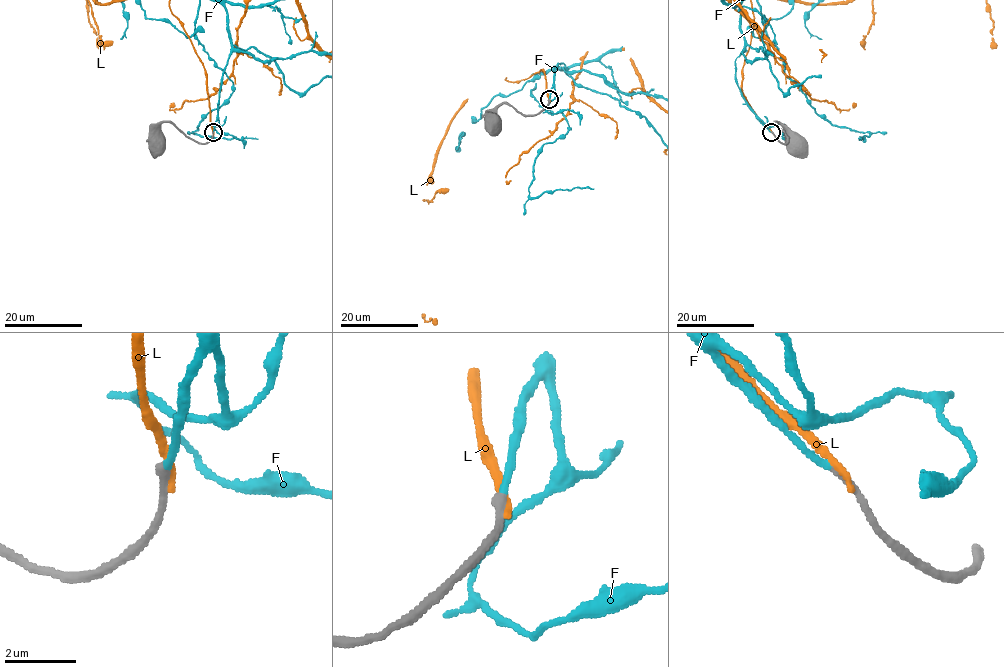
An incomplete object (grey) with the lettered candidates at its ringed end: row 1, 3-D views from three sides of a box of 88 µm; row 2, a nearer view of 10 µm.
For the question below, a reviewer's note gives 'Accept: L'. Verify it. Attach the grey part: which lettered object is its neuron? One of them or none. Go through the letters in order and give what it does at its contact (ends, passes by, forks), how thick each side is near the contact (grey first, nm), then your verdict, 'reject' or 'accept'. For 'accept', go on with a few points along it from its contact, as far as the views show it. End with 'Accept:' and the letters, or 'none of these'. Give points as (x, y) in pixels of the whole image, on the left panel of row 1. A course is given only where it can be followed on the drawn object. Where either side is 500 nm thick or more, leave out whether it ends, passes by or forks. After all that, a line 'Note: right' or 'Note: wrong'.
F: it ends there; 280 nm thick on the grey side, 170 nm on the other; accept
L: it ends there; 280 nm thick on the grey side, 220 nm on the other; reject
Accept: F
Note: wrong

